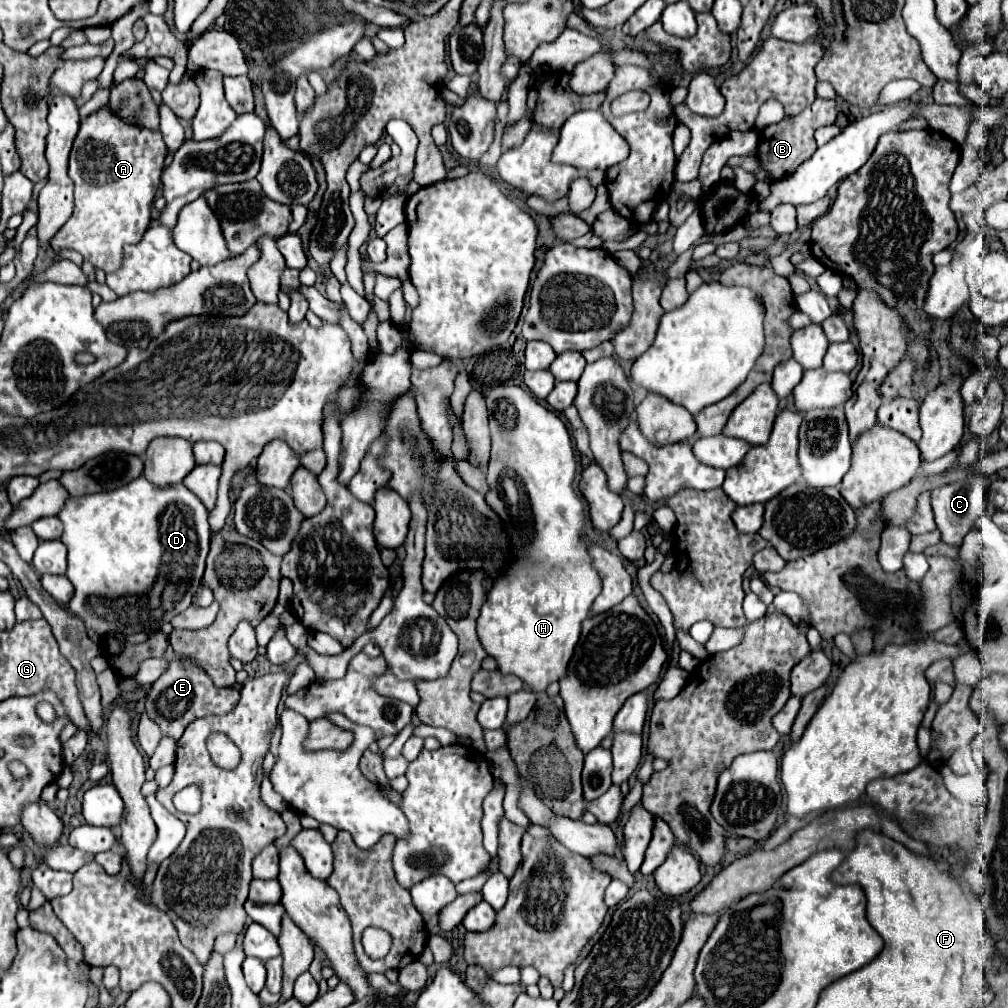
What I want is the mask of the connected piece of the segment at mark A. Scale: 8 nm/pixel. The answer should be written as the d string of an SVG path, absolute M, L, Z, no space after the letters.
M108 104L84 118L70 152L68 172L76 184L76 208L72 218L54 236L52 250L76 250L106 274L118 270L124 246L136 244L150 226L152 200L160 186L164 158L166 144L160 130L148 130L136 124L136 120L120 120Z

